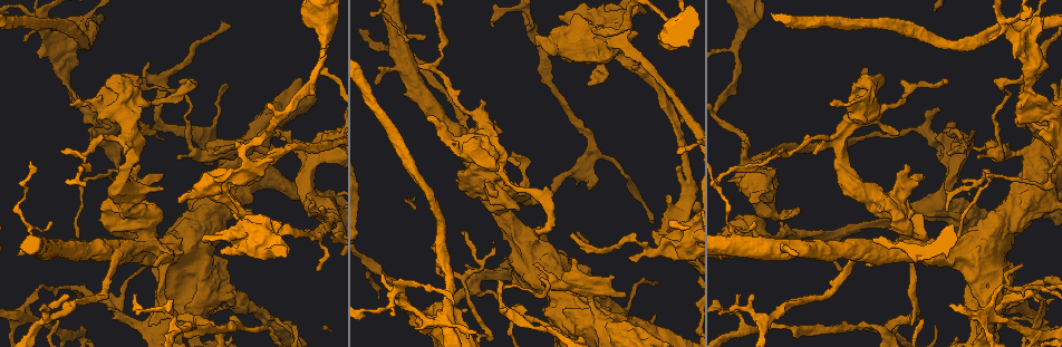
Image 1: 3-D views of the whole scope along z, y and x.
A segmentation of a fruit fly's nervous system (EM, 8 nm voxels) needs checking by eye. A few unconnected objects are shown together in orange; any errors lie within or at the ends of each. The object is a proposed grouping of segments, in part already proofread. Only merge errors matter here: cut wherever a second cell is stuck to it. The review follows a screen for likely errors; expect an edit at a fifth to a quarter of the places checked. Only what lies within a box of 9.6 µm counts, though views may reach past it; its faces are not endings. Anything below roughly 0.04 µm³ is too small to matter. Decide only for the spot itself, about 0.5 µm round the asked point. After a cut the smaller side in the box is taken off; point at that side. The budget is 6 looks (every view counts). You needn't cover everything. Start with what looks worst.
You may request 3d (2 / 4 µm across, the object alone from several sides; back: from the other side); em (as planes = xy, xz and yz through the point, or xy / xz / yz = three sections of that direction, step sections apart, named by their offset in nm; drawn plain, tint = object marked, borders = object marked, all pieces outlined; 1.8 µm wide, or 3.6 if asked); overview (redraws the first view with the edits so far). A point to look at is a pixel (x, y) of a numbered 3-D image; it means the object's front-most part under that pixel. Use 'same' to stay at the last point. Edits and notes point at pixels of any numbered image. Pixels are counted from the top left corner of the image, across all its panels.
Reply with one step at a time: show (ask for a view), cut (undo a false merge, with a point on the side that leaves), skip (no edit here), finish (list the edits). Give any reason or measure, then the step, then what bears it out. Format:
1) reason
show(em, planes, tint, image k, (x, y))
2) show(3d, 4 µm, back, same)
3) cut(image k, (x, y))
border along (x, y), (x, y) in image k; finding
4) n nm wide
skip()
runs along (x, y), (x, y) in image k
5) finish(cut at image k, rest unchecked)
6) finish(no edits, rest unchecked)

abrupt turn
show(em, planes, tint, image 1, (1034, 25))

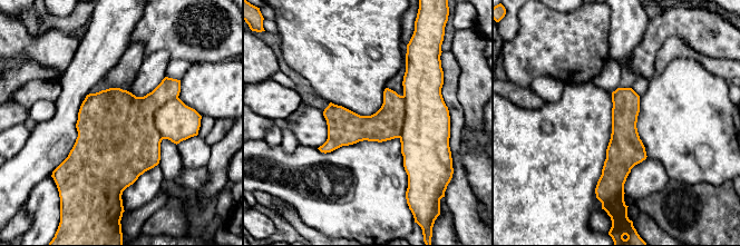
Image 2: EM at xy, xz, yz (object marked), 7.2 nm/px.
220 nm wide
cut(image 2, (176, 121))
border along (177, 97), (154, 115), (162, 138) in image 2; two cells meet here

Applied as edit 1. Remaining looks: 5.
redraw
show(overview)

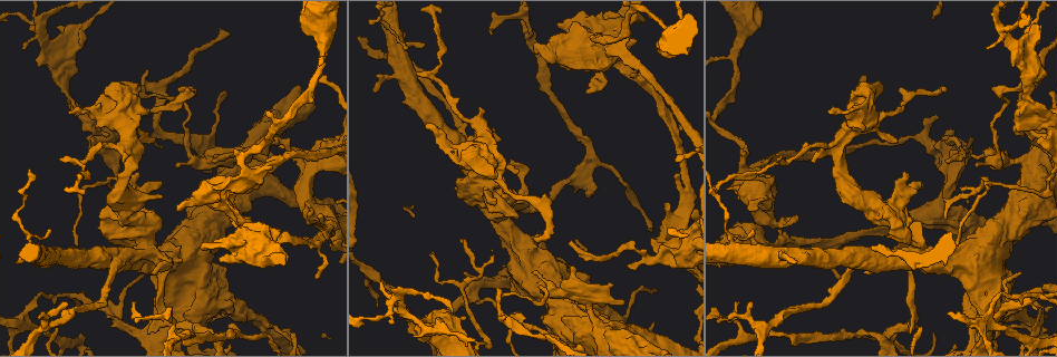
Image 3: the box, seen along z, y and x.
sharp bend
show(3d, 4 µm, image 3, (612, 29))

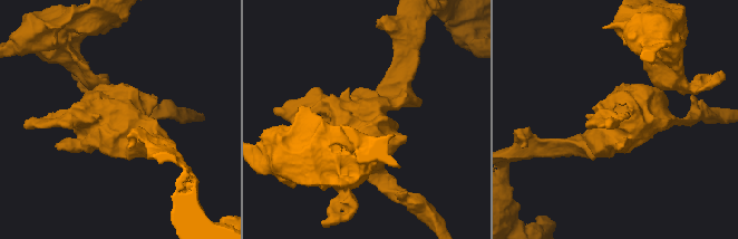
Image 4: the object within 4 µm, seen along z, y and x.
show(em, 3.6 µm, planes, plain, image 4, (365, 119))

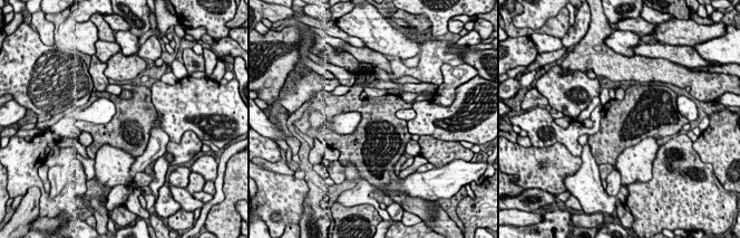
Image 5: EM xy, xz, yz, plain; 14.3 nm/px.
show(em, 3.6 µm, planes, tint, same)

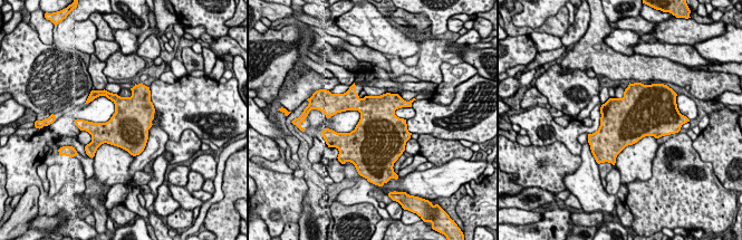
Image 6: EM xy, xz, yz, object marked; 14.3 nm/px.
600 nm wide
skip()
all the same cell

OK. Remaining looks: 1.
finish(cut at image 2, rest unchecked)

